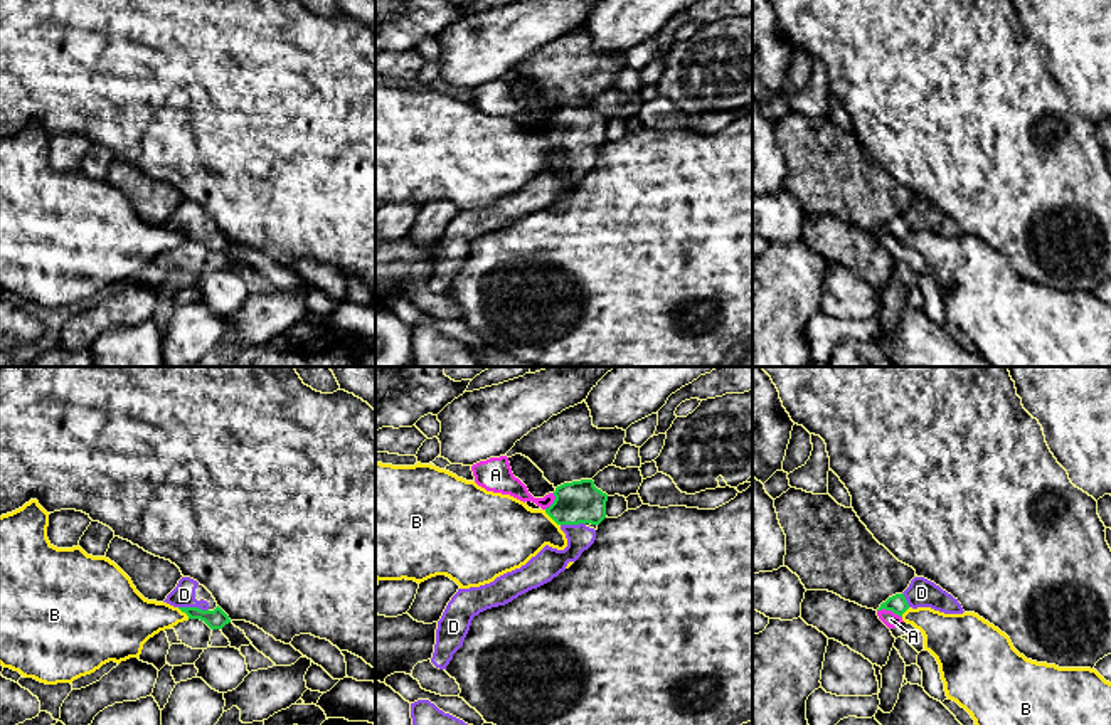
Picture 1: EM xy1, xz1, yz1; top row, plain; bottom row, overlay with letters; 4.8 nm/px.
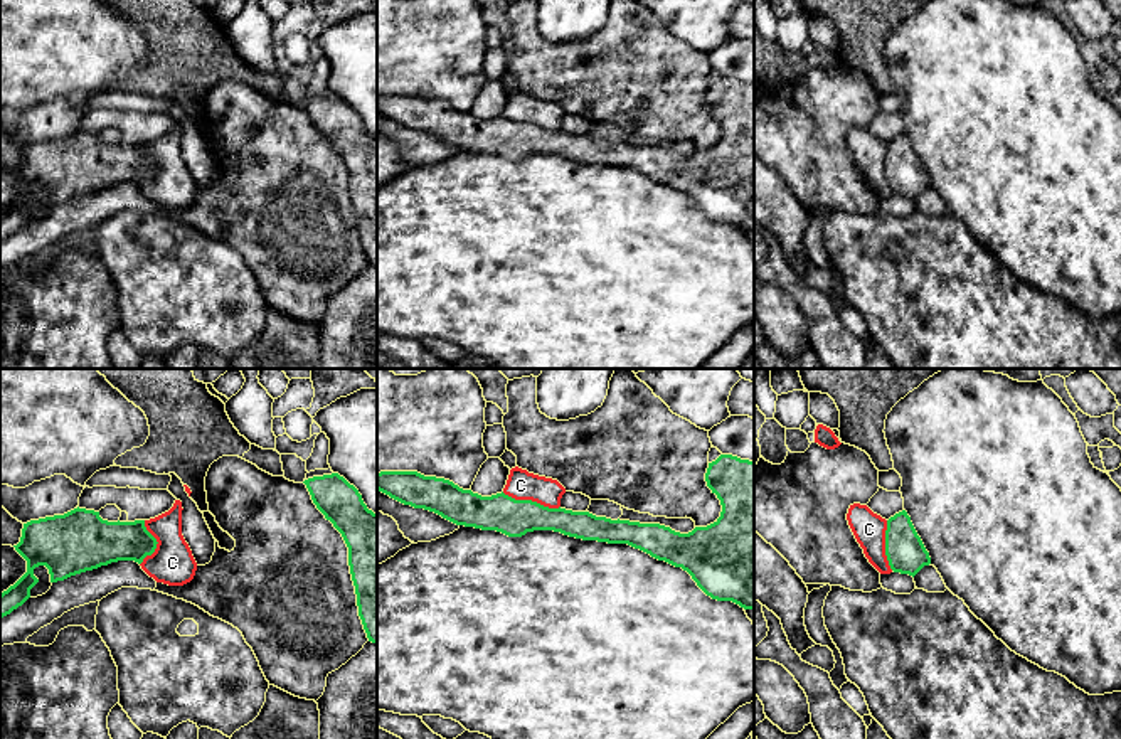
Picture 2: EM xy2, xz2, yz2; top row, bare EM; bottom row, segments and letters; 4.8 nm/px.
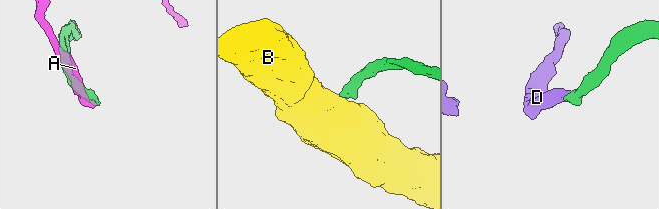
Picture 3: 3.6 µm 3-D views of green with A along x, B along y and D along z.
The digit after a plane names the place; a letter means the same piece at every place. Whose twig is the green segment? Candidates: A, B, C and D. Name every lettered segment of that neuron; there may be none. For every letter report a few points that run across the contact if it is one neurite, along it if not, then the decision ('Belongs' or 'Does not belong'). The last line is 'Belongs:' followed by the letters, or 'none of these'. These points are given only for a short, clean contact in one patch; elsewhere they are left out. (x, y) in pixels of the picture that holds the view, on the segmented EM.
A: Line: yz1 (877, 609), (891, 609), (901, 618). Does not belong
B: Line: xz1 (544, 510), (559, 525). Does not belong
C: Line: xz2 (502, 492), (515, 499), (531, 499), (549, 507), (559, 507). Does not belong
D: Line: xy1 (216, 619), (194, 608), (184, 594). Belongs
Belongs: D

